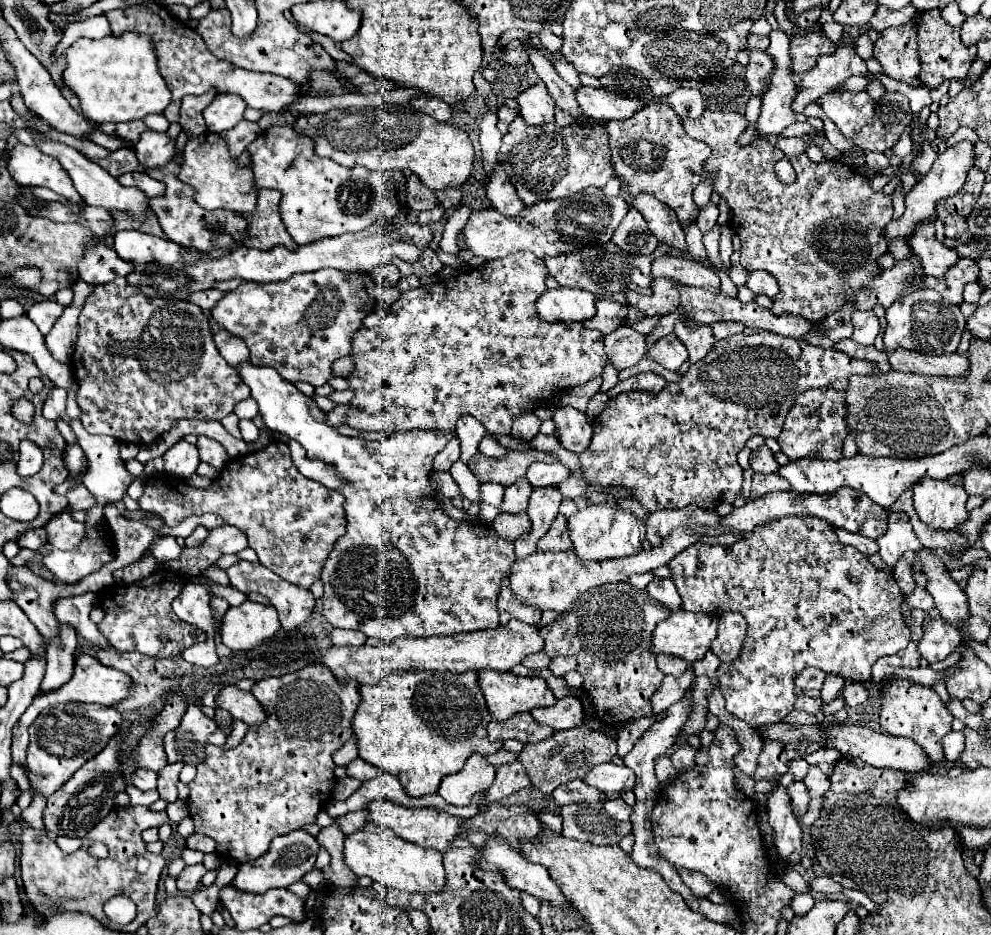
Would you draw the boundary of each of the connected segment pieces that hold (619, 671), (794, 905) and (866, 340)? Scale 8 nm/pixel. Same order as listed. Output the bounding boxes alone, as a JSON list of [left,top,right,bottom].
[[539,583,671,725],[791,893,815,915],[851,311,879,345]]

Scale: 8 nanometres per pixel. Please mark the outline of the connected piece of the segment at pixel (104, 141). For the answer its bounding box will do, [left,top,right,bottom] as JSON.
[85,131,122,152]

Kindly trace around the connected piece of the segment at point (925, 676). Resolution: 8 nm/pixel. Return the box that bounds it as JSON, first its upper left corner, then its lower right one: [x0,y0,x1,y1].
[897,667,947,687]

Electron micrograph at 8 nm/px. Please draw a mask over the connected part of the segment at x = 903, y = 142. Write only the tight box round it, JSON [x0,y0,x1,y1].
[892,127,912,158]

